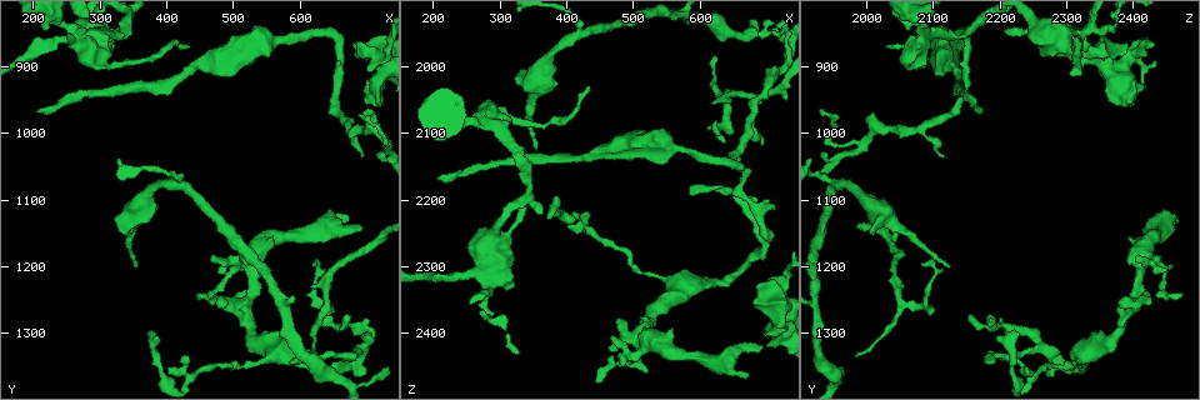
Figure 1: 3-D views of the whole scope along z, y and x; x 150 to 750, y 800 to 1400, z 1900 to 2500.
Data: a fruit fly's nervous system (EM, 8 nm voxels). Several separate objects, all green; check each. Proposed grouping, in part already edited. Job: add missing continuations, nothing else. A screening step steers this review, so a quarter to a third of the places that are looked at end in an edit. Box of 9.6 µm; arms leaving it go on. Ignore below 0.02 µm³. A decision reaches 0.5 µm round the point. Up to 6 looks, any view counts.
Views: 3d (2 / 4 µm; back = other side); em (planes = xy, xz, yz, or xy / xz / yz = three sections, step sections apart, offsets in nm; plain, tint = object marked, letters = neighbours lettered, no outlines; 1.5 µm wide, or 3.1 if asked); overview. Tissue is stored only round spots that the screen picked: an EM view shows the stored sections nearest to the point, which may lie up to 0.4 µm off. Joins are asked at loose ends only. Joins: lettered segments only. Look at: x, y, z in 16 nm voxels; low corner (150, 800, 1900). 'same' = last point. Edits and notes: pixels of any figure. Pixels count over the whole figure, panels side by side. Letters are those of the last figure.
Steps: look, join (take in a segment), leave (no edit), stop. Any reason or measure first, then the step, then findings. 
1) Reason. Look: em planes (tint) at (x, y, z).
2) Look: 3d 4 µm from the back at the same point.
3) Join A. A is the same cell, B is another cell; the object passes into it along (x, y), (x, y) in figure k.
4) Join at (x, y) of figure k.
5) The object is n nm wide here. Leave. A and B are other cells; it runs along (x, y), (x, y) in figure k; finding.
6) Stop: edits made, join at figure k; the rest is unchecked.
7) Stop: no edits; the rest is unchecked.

Thick end. Look: em xz step 8 (letters) at (695, 1140, 2420).

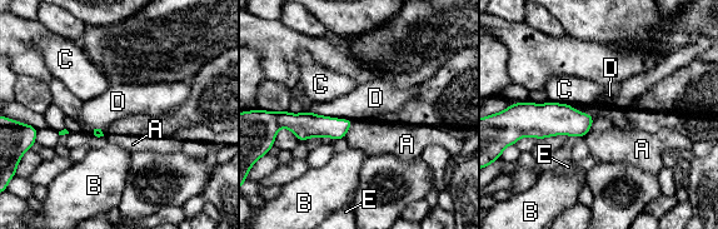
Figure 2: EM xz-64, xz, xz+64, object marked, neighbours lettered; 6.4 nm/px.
Join D. D is the same cell, A, B, C and E are other cells; the object passes into it along (307, 124), (333, 118), (367, 100) in figure 2; it goes on there.

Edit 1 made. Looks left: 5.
Look: overview.

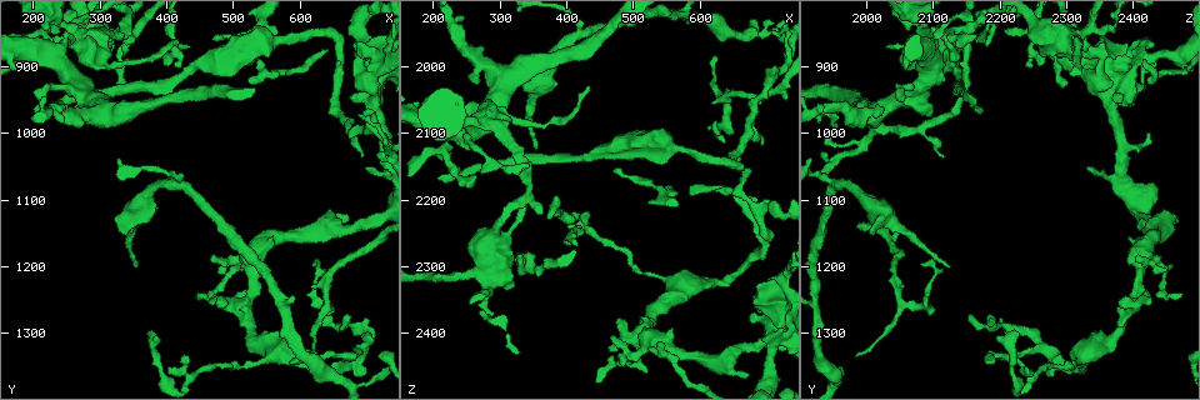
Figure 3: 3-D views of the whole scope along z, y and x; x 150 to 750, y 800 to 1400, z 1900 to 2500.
An open end. Look: em planes (plain) at (625, 1280, 2190).

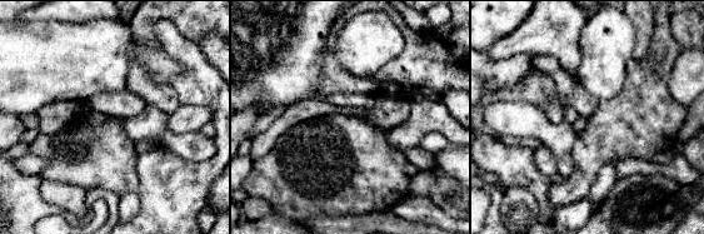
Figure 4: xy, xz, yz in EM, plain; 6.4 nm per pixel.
See the neighbours. Look: em planes (letters) at the same point.

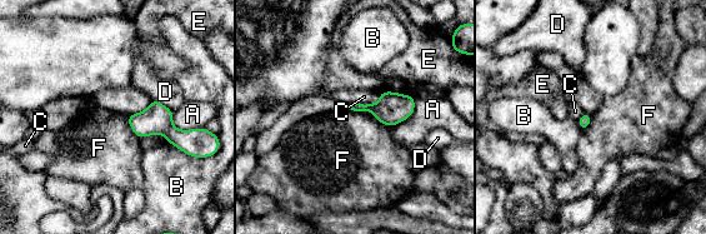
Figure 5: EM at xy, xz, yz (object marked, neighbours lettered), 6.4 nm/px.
Leave. A, B, C, D, E and F are other cells; a border runs along (126, 115), (131, 132), (139, 139) in figure 5; no lettered segment goes on from it.

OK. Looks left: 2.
Stop: edits made, join at figure 2; the rest is unchecked.

